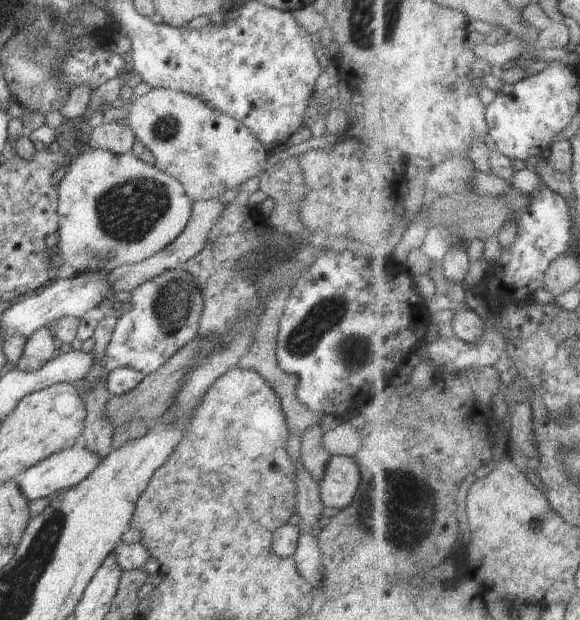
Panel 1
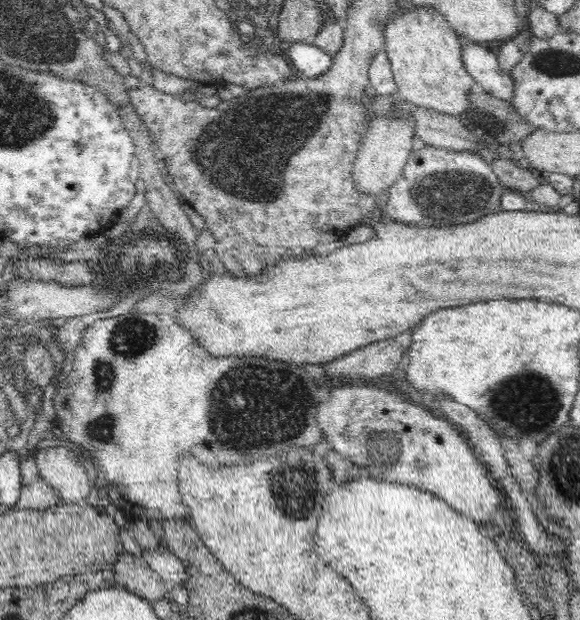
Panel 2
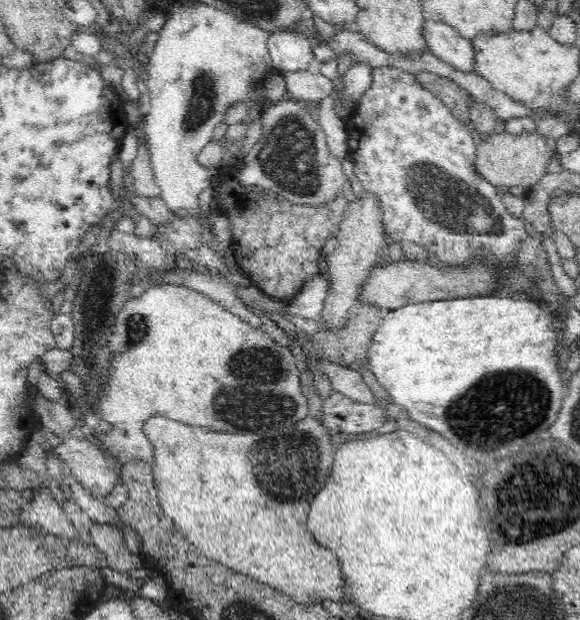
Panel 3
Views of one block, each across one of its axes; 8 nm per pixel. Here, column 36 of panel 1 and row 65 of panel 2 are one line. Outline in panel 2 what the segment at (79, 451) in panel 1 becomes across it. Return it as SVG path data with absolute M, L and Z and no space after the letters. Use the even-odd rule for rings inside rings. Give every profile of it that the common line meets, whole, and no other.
M463 42L462 60L470 77L481 84L492 96L511 102L514 81L510 74L500 69L499 60L490 49L482 48L479 44Z

